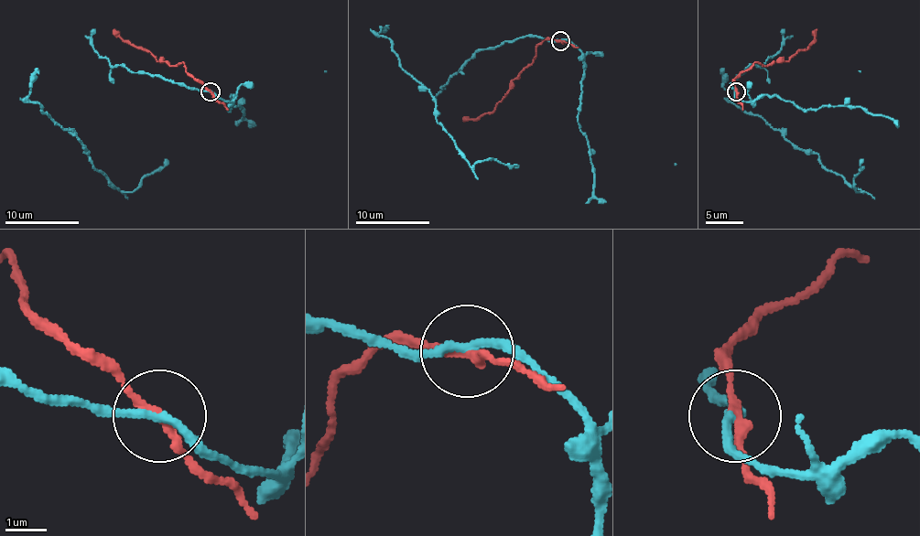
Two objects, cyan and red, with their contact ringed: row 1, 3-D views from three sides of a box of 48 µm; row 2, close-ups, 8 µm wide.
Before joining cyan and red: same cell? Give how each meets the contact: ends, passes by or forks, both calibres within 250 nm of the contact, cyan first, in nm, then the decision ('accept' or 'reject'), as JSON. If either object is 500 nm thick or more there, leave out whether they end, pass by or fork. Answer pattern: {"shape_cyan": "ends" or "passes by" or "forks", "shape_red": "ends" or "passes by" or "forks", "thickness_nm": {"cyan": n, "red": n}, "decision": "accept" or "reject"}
{"shape_cyan": "passes by", "shape_red": "passes by", "thickness_nm": {"cyan": 200, "red": 220}, "decision": "reject"}

